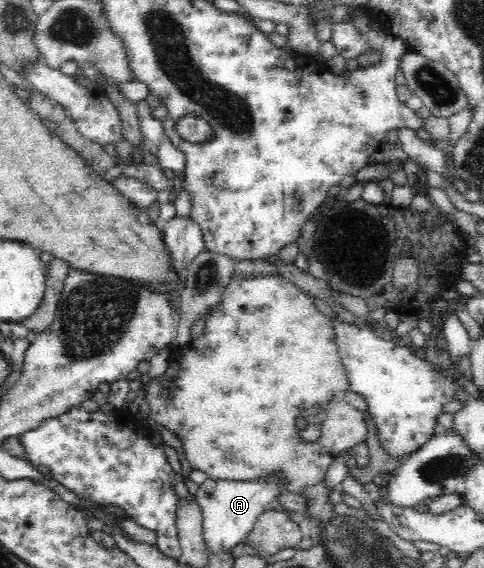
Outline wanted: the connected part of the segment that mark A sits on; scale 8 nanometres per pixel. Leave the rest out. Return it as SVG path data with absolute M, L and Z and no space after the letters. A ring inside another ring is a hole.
M282 471L243 481L211 479L208 477L194 495L202 510L203 537L208 552L230 551L239 542L245 541L260 514L269 510L272 501L277 499L282 491L282 486L286 486L286 479L284 479Z

